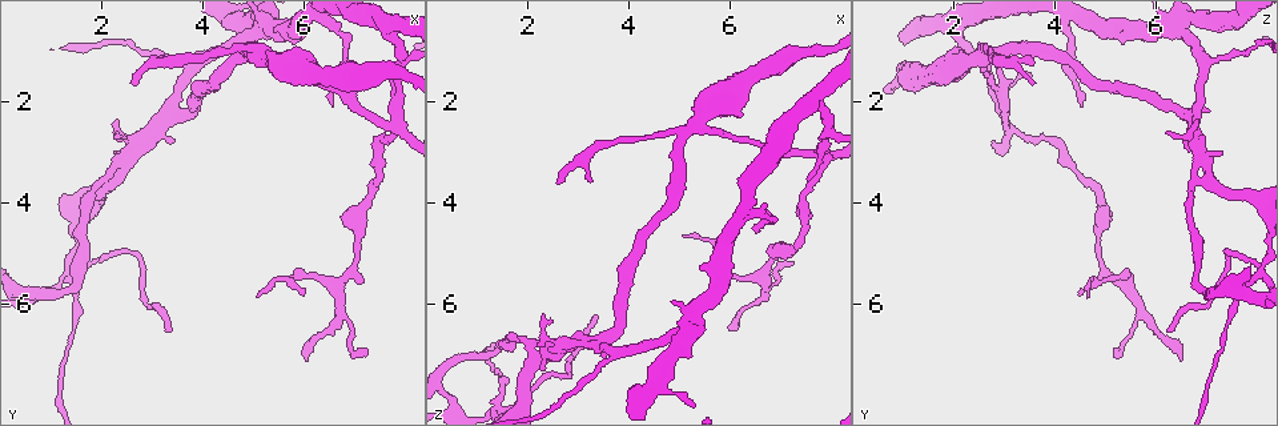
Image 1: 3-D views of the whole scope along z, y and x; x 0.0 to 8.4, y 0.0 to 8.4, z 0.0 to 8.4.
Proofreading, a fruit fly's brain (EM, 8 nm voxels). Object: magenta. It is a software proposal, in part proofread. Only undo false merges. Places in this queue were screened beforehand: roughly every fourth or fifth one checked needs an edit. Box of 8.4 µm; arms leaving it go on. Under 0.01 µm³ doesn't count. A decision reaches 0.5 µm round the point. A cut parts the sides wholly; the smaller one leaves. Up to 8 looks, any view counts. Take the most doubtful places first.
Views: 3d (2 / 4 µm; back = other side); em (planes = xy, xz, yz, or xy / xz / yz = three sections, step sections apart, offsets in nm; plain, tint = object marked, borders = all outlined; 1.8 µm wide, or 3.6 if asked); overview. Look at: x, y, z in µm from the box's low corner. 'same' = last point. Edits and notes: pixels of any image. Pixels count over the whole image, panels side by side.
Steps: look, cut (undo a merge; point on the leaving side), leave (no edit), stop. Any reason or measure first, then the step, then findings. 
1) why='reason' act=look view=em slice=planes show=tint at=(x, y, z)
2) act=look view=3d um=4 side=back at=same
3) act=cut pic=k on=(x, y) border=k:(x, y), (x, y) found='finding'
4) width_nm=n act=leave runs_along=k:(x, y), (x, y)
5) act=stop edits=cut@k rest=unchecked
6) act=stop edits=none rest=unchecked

why='four arms meet' act=look view=em slice=planes show=tint at=(5.45, 1.20, 2.40)

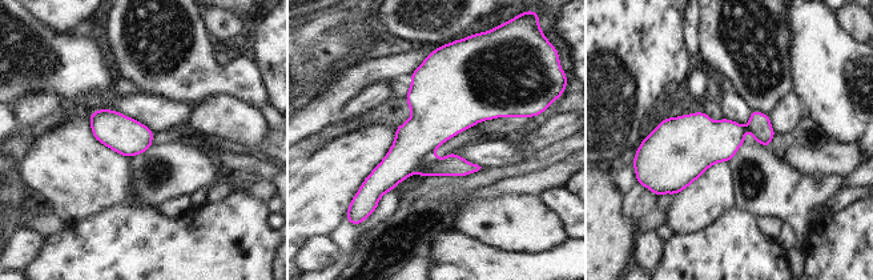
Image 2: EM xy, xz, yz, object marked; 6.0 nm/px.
width_nm=220 act=cut pic=2 on=(451, 164) found='two neurons meet here'

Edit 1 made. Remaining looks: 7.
why='see it whole again' act=look view=overview

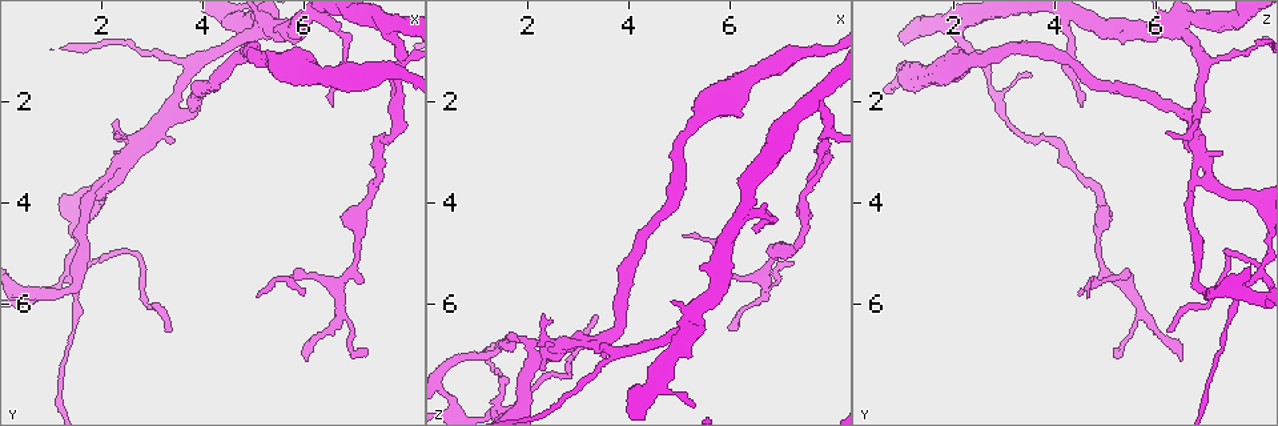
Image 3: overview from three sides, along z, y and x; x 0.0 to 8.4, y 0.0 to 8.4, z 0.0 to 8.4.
why='abrupt turn' act=look view=em slice=planes show=plain at=(6.85, 5.55, 5.15)

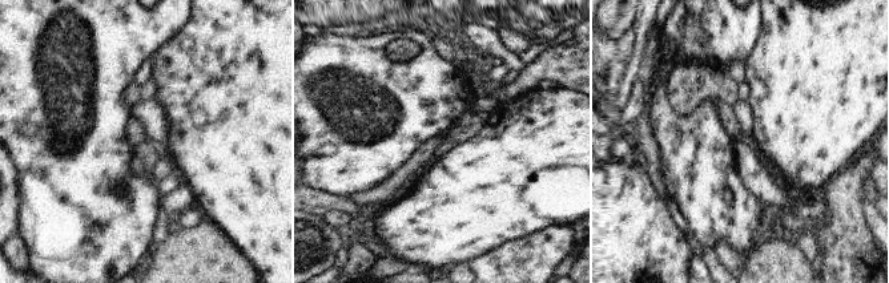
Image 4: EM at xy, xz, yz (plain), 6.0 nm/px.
act=look view=em slice=planes show=tint at=same

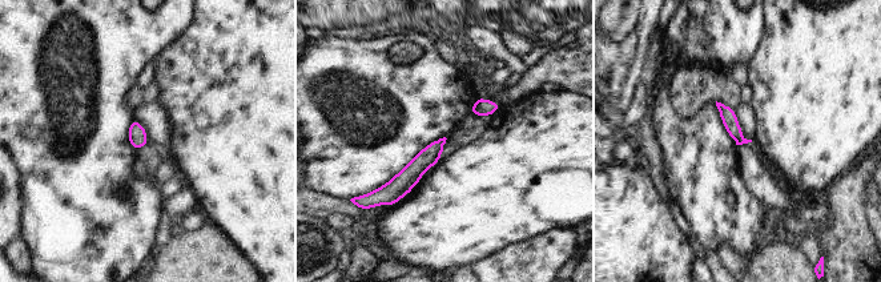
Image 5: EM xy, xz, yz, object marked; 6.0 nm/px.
act=leave runs_along=5:(441, 142), (390, 193), (383, 194) found='all the same neuron'

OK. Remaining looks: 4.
why='thick turns thin' act=look view=em slice=yz step=8 show=tint at=(7.95, 1.20, 2.60)

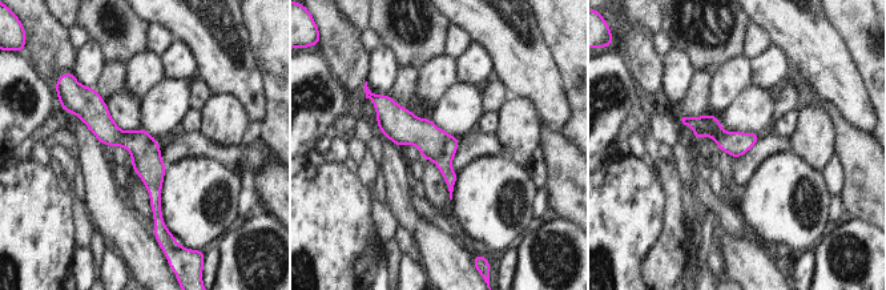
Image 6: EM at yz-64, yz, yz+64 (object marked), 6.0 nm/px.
act=look view=em slice=xy step=4 show=tint at=same

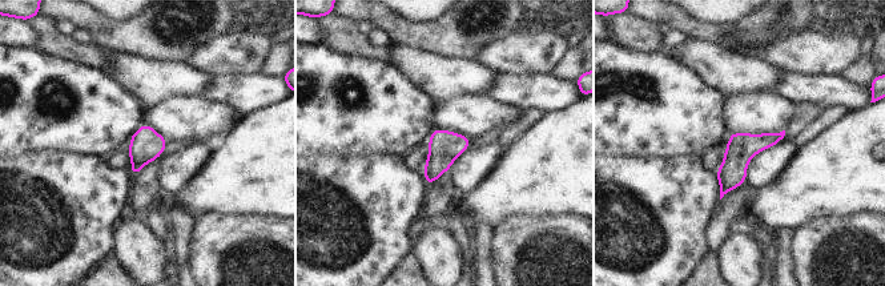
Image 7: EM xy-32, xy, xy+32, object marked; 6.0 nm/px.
width_nm=180 act=leave runs_along=7:(779, 136), (756, 142), (723, 190) found='one neuron here'

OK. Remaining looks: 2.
act=stop edits=cut@2 rest=unchecked

